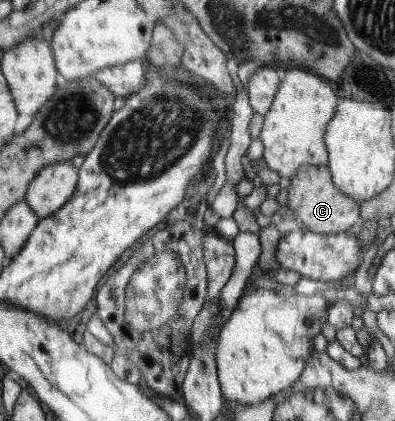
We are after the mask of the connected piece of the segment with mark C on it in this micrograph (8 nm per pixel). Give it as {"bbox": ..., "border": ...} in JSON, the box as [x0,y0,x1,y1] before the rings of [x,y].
{"bbox":[288,165,361,236],"border":[[[302,165],[290,179],[288,207],[303,222],[305,230],[326,236],[329,234],[351,232],[357,229],[361,223],[359,218],[360,203],[335,187],[327,165]]]}

